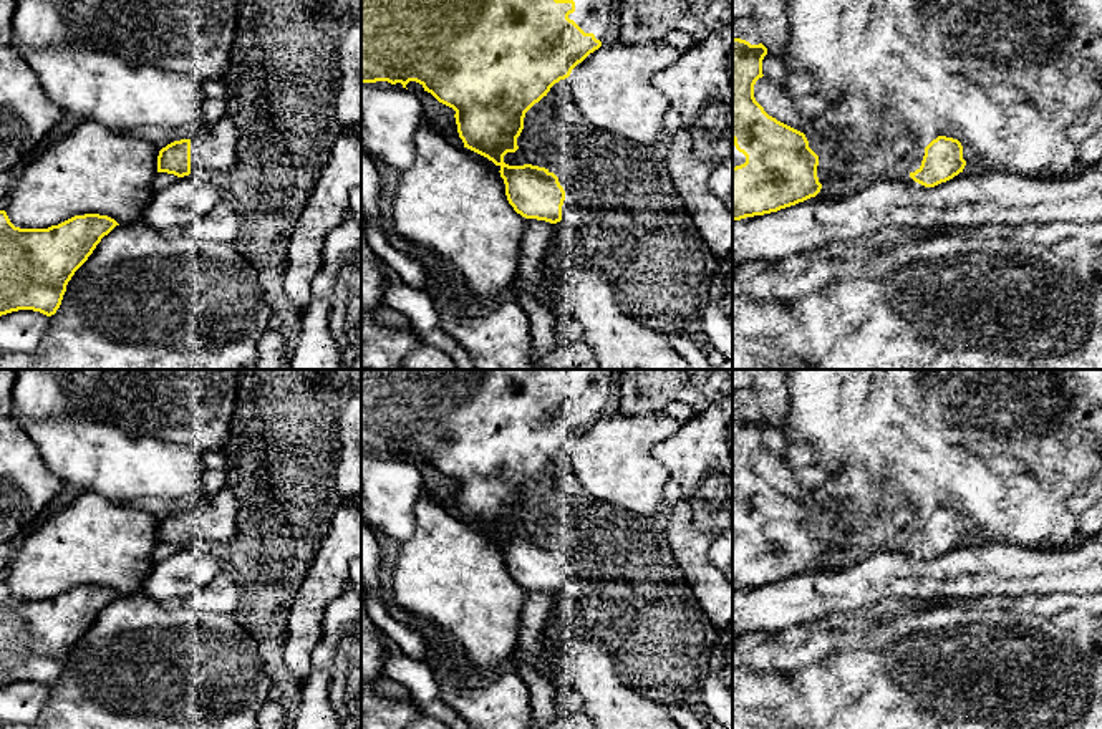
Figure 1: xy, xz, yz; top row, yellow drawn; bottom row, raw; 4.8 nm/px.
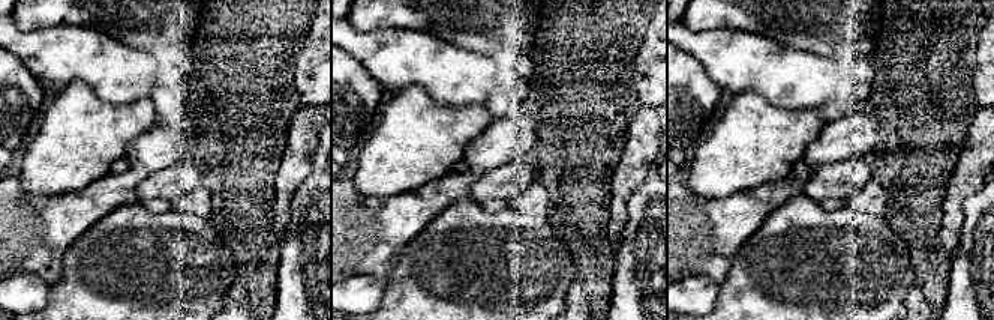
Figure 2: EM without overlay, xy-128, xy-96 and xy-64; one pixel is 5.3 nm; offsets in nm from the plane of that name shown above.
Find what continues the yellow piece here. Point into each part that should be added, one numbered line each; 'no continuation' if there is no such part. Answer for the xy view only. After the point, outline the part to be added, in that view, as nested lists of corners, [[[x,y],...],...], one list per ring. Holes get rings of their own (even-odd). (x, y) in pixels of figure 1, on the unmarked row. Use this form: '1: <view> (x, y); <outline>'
1: xy (212, 522); [[[229,485],[191,509],[191,545],[210,552],[235,532],[239,500]]]

